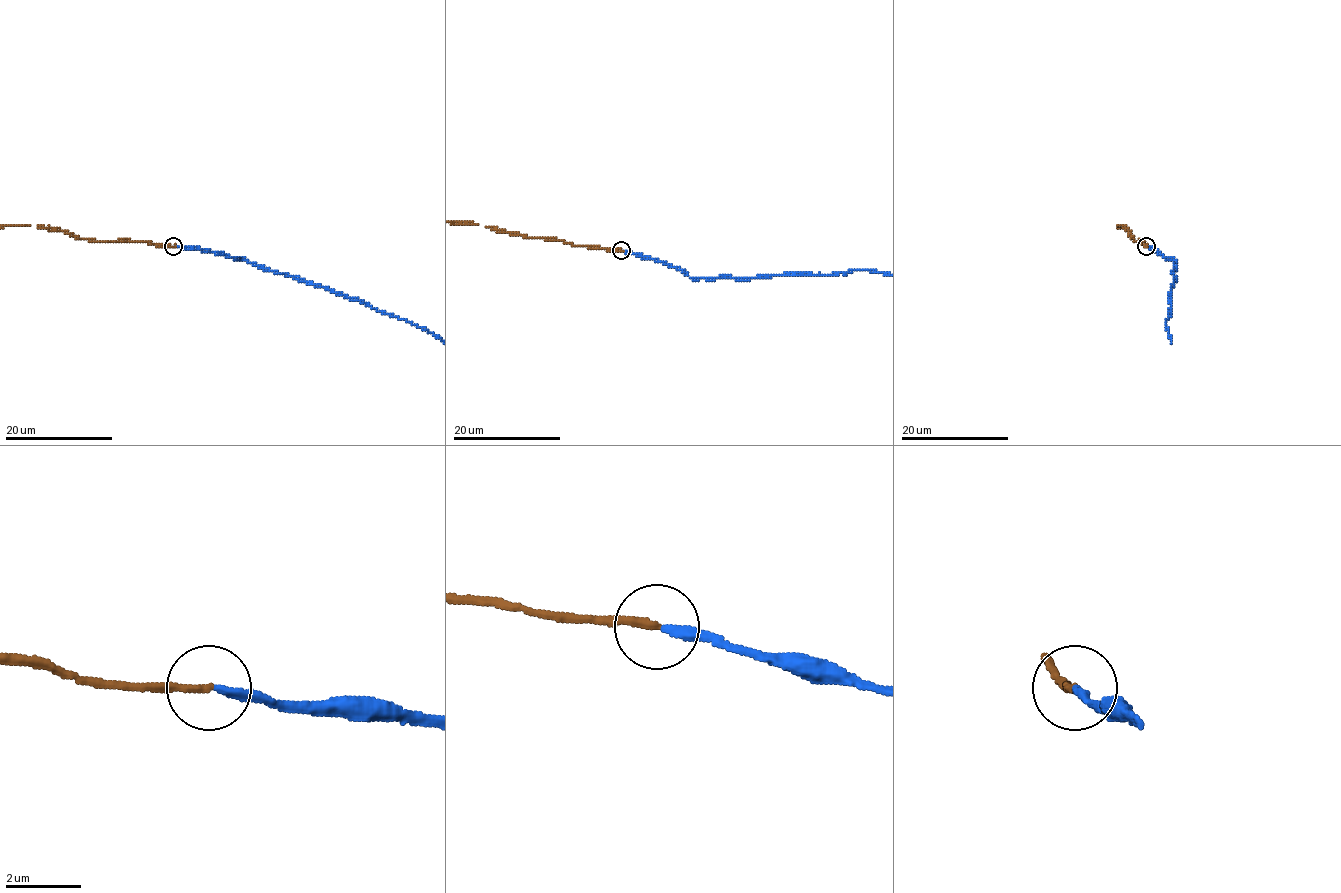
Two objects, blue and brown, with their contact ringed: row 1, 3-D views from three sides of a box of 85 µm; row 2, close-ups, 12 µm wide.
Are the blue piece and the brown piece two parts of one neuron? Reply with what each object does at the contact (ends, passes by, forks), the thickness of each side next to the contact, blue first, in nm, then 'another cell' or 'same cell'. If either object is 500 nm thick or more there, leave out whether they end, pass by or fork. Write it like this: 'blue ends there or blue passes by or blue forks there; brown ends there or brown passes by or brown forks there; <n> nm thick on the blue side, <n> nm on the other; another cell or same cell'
blue ends there; brown ends there; 240 nm thick on the blue side, 200 nm on the other; same cell

